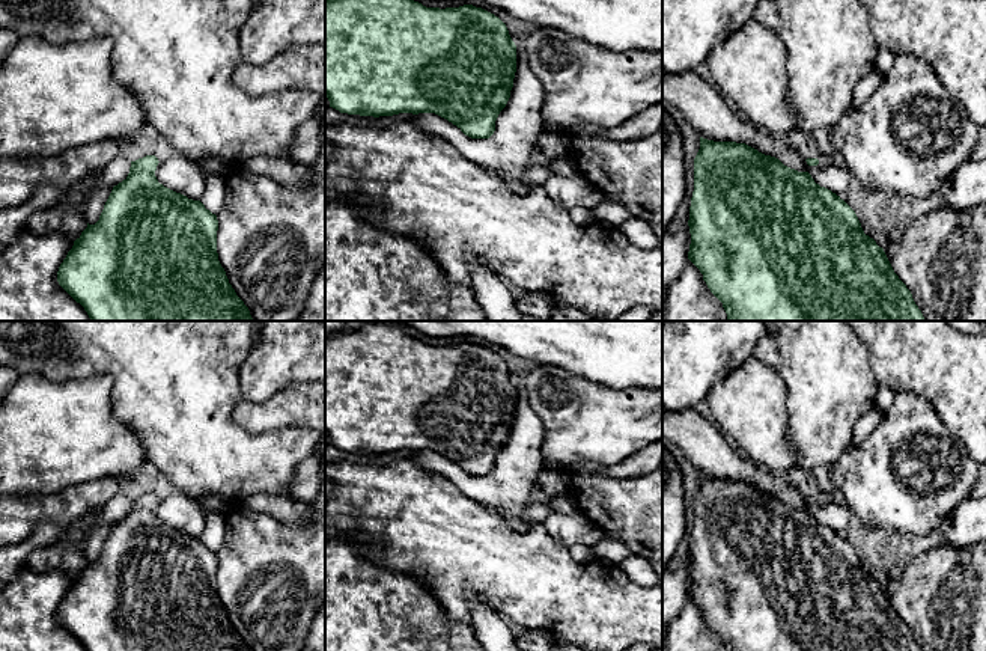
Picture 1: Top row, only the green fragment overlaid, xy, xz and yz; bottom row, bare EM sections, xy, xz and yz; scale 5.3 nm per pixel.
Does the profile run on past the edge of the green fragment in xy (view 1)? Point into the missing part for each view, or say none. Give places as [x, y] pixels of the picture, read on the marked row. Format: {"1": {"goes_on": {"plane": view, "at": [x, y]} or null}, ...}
{"1": {"goes_on": null}}

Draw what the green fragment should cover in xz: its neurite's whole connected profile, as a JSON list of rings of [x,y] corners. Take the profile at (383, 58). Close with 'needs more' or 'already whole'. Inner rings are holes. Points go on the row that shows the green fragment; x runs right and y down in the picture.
[[[325,0],[325,96],[340,113],[393,116],[435,113],[471,139],[489,139],[516,72],[516,45],[494,14],[464,5],[426,8],[414,0]]]; already whole

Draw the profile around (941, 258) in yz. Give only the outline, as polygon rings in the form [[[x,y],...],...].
[[[986,203],[966,211],[939,206],[911,222],[902,238],[890,241],[884,252],[926,321],[986,321]]]

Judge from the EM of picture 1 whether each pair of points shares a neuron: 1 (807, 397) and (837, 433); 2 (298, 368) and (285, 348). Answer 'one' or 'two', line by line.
1: one
2: one

